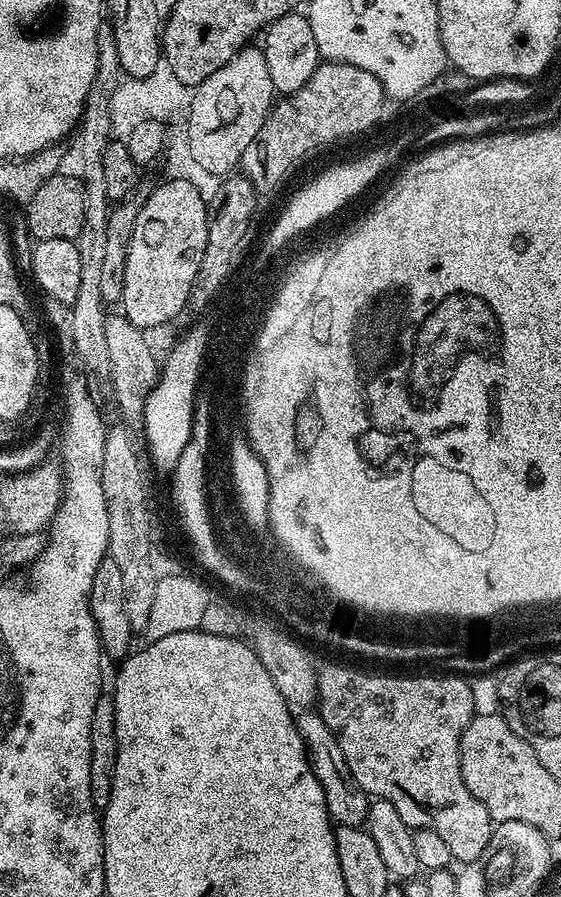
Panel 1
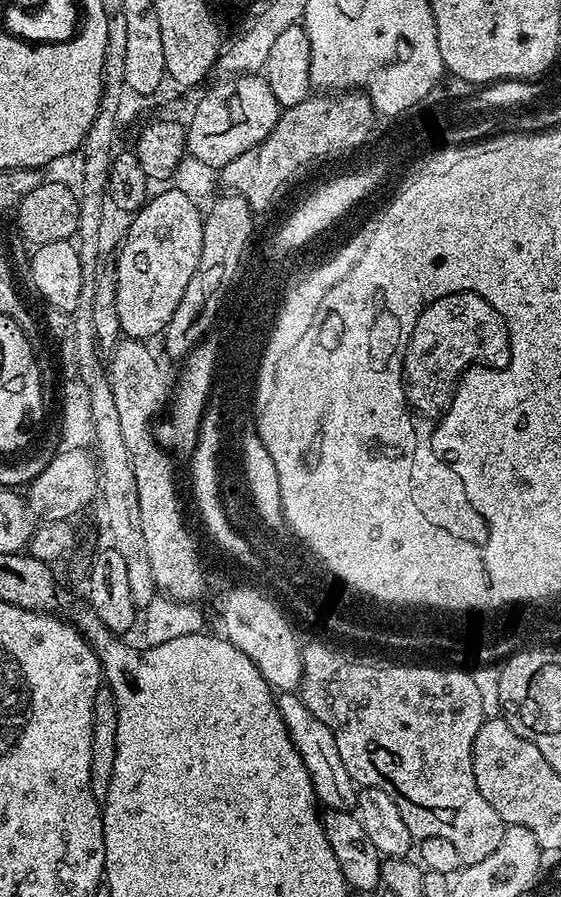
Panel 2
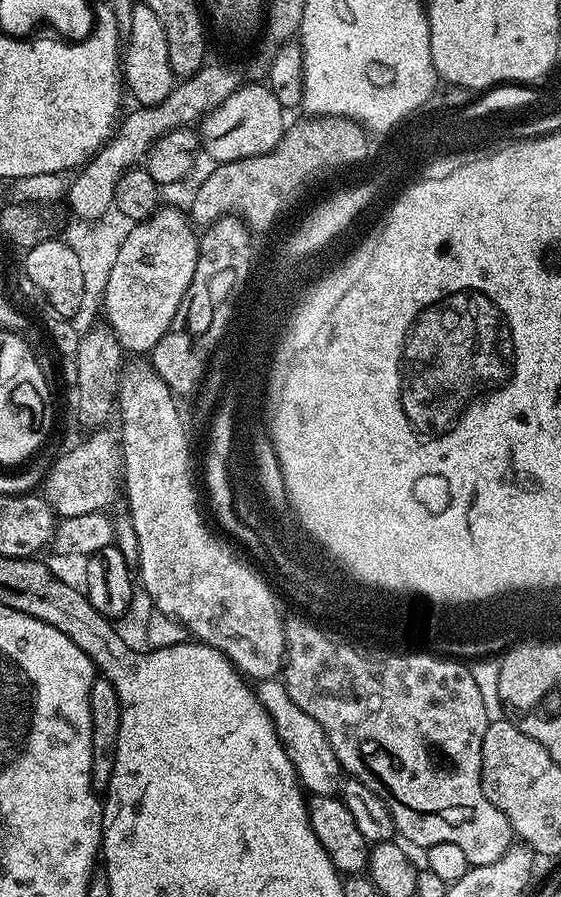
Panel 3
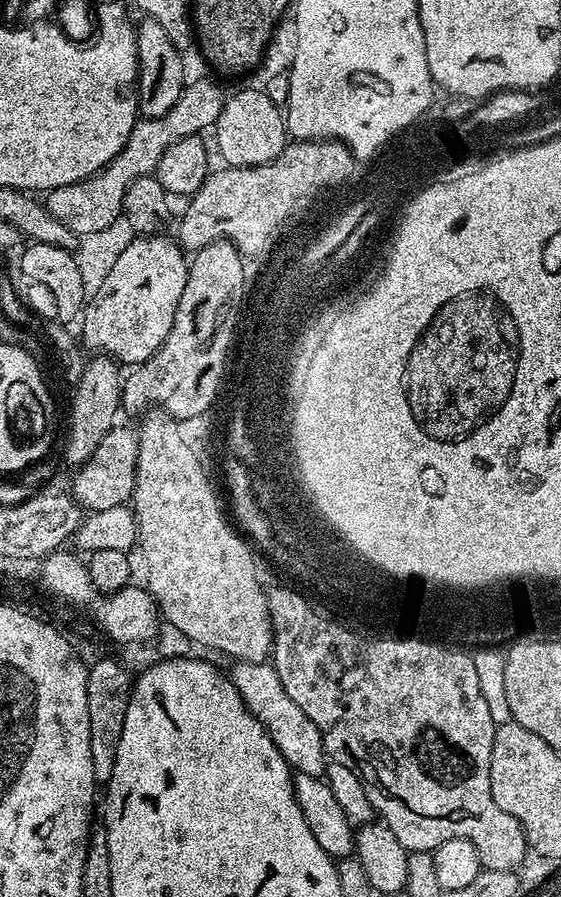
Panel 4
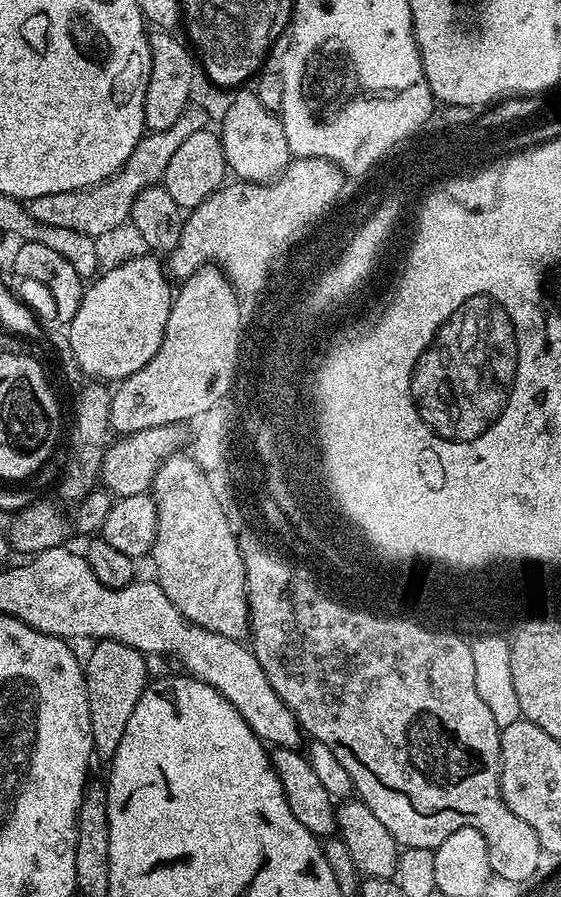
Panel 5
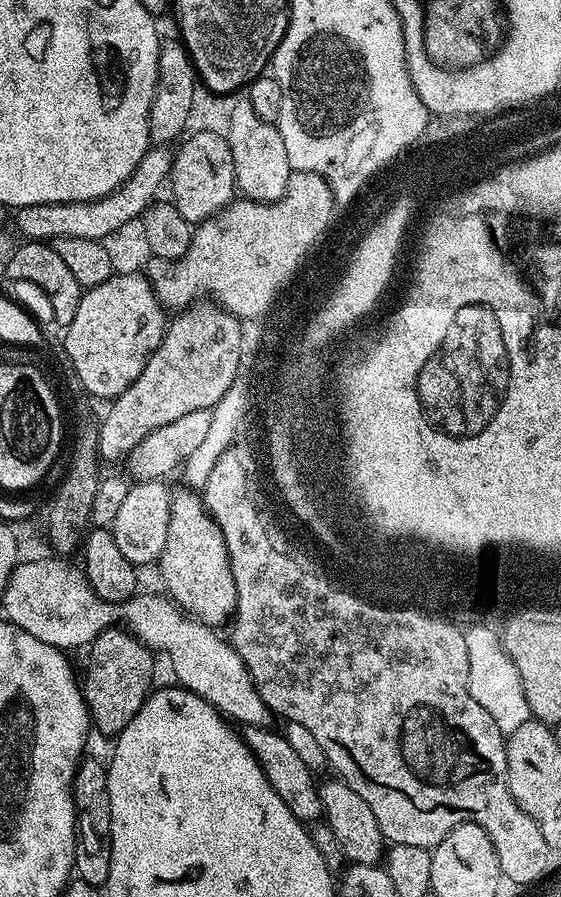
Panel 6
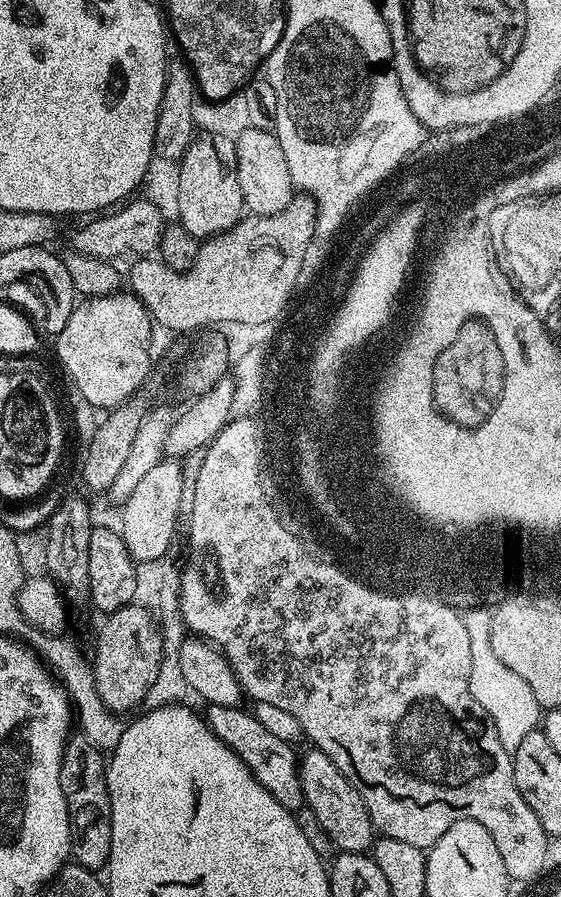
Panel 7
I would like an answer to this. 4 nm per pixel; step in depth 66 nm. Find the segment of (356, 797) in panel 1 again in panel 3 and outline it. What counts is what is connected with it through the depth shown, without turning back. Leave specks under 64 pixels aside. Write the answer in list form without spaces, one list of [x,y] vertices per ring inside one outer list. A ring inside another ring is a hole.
[[[283,679],[259,681],[254,691],[266,714],[270,714],[274,722],[274,730],[300,779],[301,789],[315,796],[337,795],[341,791],[342,769],[322,726],[318,726],[318,722],[314,722],[314,718],[310,718],[310,714],[306,714],[306,710],[302,710],[302,706],[298,706],[294,698],[290,698]]]

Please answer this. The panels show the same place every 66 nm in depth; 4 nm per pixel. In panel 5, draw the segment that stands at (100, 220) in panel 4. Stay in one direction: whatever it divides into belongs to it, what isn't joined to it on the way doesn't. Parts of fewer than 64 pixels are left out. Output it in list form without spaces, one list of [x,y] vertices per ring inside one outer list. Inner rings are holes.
[[[190,106],[170,126],[170,130],[148,132],[134,146],[134,154],[126,158],[126,162],[108,180],[103,180],[92,188],[84,188],[81,192],[63,192],[62,194],[42,194],[42,198],[34,198],[30,202],[32,217],[46,226],[66,226],[66,230],[78,230],[78,234],[87,236],[106,236],[110,230],[129,223],[131,207],[138,194],[147,187],[154,187],[163,181],[166,166],[170,157],[177,152],[178,146],[190,138],[190,134],[205,131],[204,112],[196,106]]]

